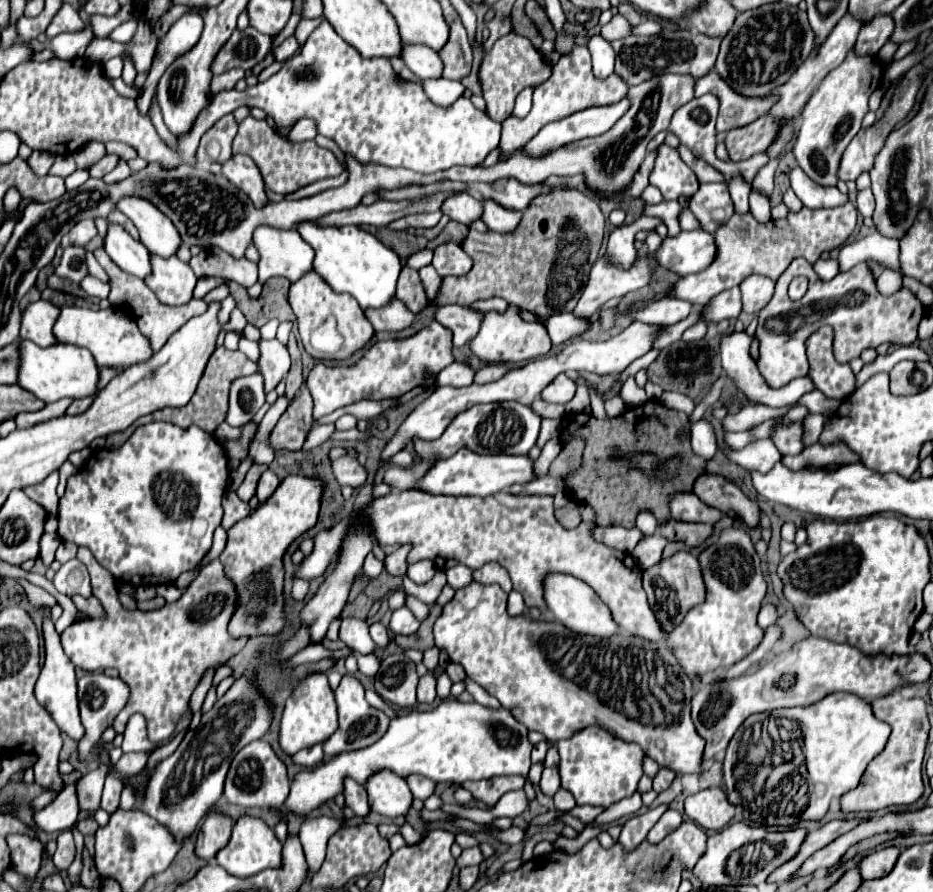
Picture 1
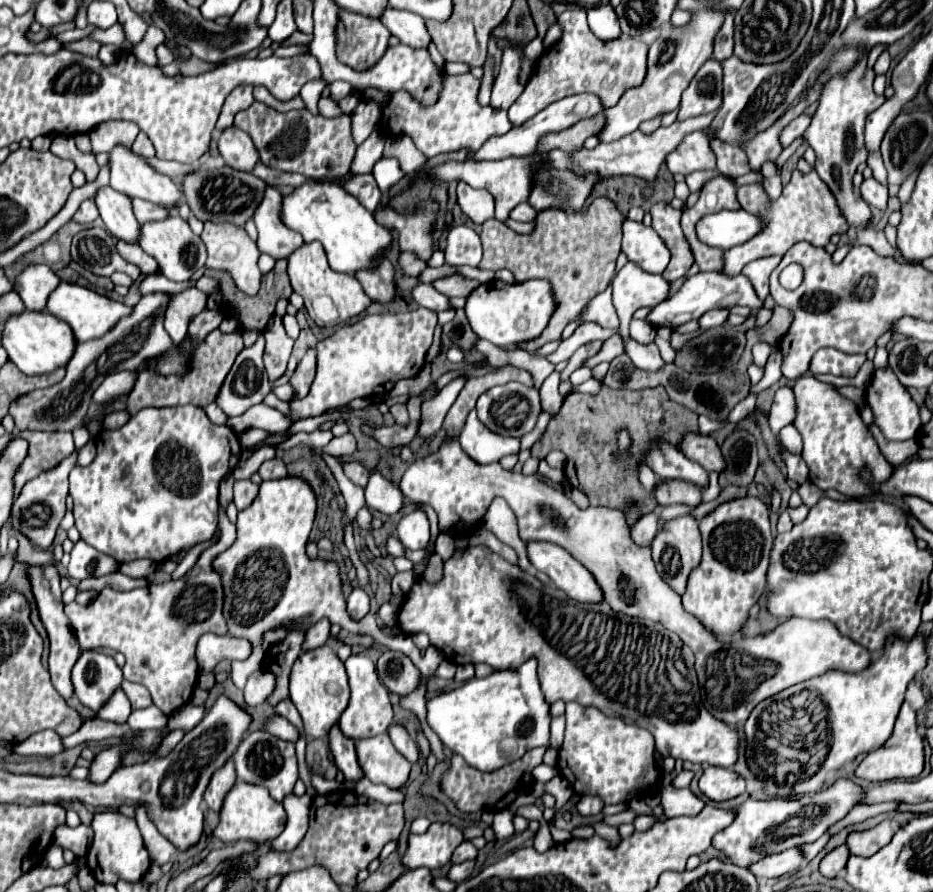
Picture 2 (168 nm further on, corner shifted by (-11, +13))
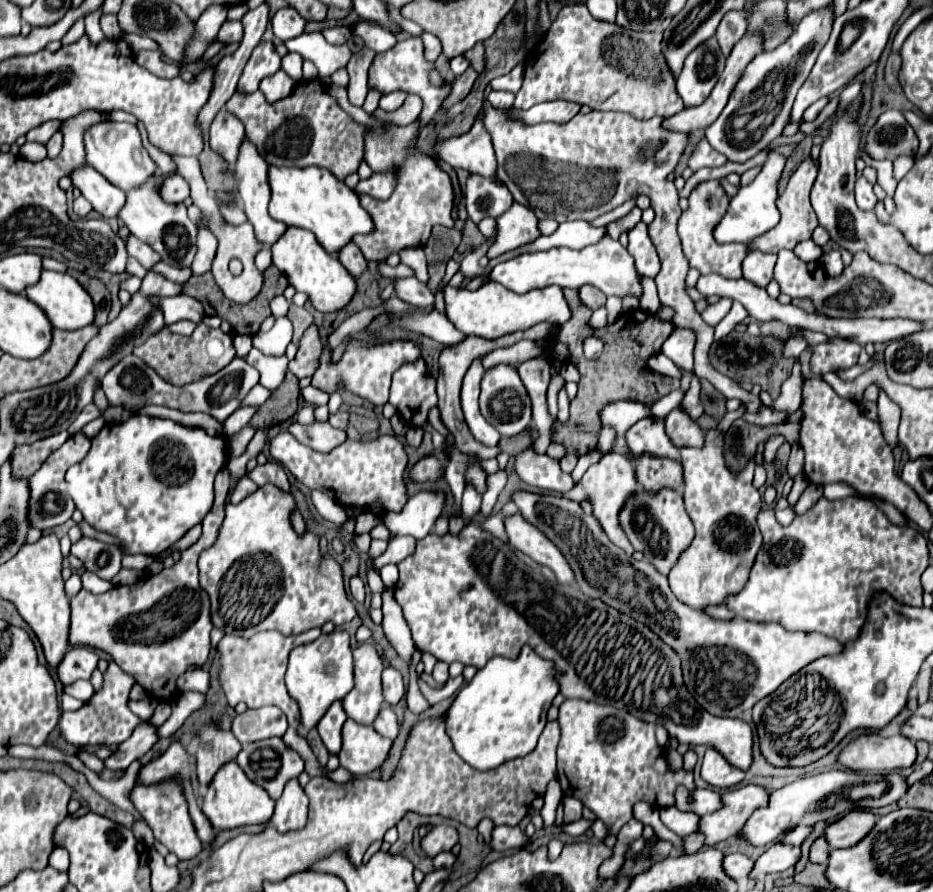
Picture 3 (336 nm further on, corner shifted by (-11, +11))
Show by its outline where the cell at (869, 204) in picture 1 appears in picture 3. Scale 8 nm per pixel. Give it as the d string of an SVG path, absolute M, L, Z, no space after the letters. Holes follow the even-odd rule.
M863 176L855 182L855 202L863 210L873 210L873 206L877 204L877 196L873 194L873 186Z

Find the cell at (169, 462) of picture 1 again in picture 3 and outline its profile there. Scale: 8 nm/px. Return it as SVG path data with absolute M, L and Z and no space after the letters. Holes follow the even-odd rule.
M133 416L133 418L129 418L129 420L125 420L125 422L119 422L119 424L105 424L105 426L101 428L101 432L99 432L91 442L93 442L93 444L91 444L91 450L87 452L87 456L85 456L81 462L73 464L73 466L67 470L67 476L65 476L67 488L69 488L71 496L73 496L75 506L83 512L85 522L87 522L91 528L95 528L95 530L109 532L109 534L117 536L117 538L127 546L127 550L129 550L131 554L157 556L159 552L163 552L163 550L167 550L171 544L175 544L179 538L183 538L183 534L185 534L191 526L199 524L199 522L205 518L205 514L211 510L211 506L213 506L213 478L215 478L215 474L217 474L217 472L225 466L225 462L227 462L227 442L225 442L223 436L209 436L209 434L207 434L205 430L201 430L201 428L187 428L187 426L181 426L181 424L173 422L173 420L161 420L161 418L151 418L151 416Z

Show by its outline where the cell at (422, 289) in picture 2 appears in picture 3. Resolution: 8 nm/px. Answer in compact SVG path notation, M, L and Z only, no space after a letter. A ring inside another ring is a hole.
M395 278L393 280L395 286L395 294L413 306L421 306L421 308L429 308L433 304L433 294L427 286L423 286L417 278Z

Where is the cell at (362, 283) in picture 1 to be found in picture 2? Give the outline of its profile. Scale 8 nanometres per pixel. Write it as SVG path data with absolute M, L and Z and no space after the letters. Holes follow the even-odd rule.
M309 182L295 188L291 196L283 196L281 218L287 226L297 230L305 242L321 242L327 252L329 266L345 274L375 270L377 262L387 258L387 250L393 244L393 234L385 226L379 226L373 214L339 184Z

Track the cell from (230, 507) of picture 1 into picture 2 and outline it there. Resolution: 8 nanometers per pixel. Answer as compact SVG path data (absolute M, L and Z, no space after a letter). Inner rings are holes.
M237 480L235 482L235 498L233 498L237 510L245 510L247 506L251 506L257 490L259 490L259 486L253 484L251 480Z

